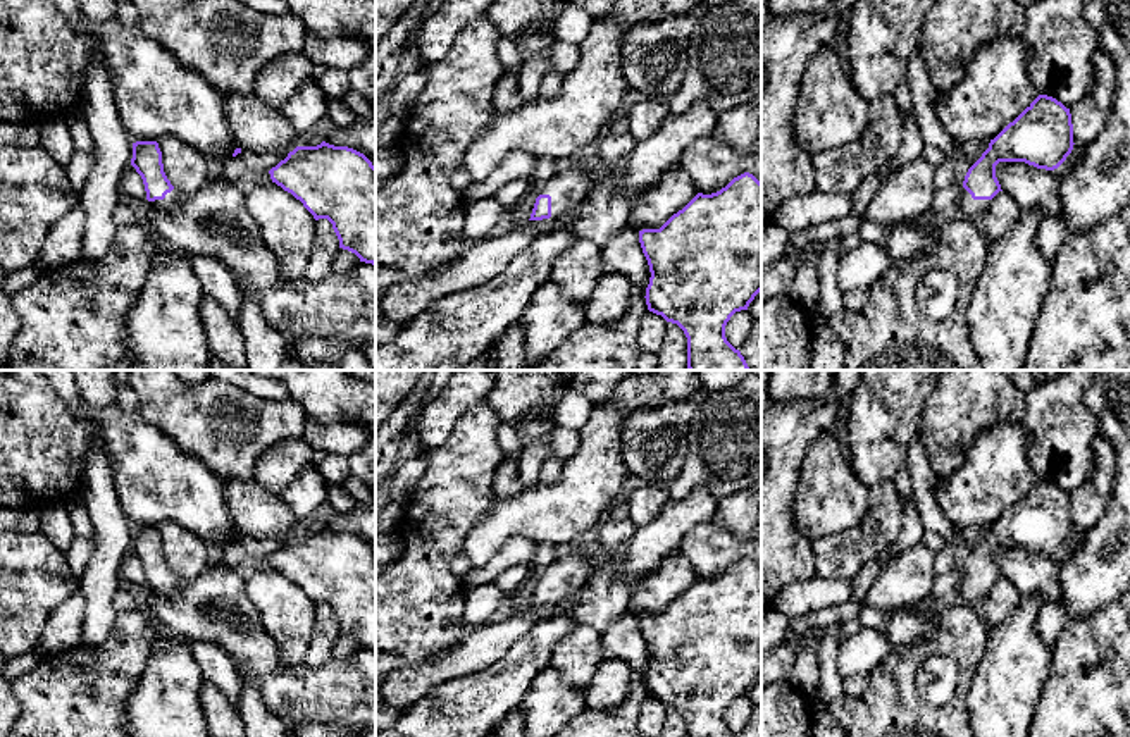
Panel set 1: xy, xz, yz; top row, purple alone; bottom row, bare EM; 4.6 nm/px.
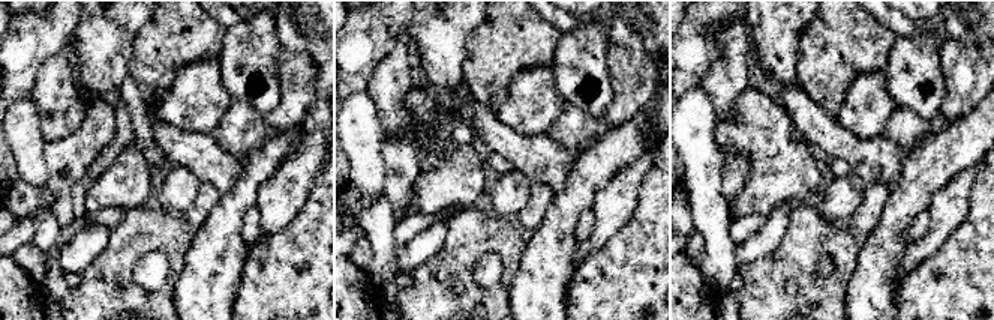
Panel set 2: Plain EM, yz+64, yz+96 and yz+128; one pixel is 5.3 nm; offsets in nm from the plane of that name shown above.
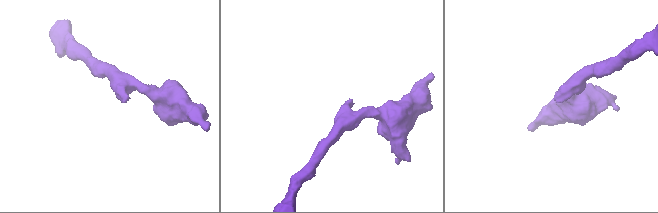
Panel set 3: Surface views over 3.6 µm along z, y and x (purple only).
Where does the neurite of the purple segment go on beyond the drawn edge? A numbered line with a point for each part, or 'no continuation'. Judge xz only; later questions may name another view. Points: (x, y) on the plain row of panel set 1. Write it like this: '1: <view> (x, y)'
1: xz (567, 574)

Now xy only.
1: xy (171, 588)

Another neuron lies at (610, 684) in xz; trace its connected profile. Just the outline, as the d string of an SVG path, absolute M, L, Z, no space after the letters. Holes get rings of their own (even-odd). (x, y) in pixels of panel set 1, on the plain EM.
M620 658L603 660L586 687L586 704L594 711L618 708L630 691L632 668Z

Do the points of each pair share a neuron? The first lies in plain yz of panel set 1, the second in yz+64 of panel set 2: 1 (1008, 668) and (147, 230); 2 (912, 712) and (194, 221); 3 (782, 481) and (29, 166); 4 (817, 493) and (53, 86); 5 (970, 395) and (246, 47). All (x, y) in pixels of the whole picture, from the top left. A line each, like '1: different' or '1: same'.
1: different
2: different
3: different
4: same
5: different

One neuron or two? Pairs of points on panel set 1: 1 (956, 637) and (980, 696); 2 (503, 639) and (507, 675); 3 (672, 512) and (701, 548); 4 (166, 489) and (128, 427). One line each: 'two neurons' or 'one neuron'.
1: two neurons
2: two neurons
3: two neurons
4: one neuron

